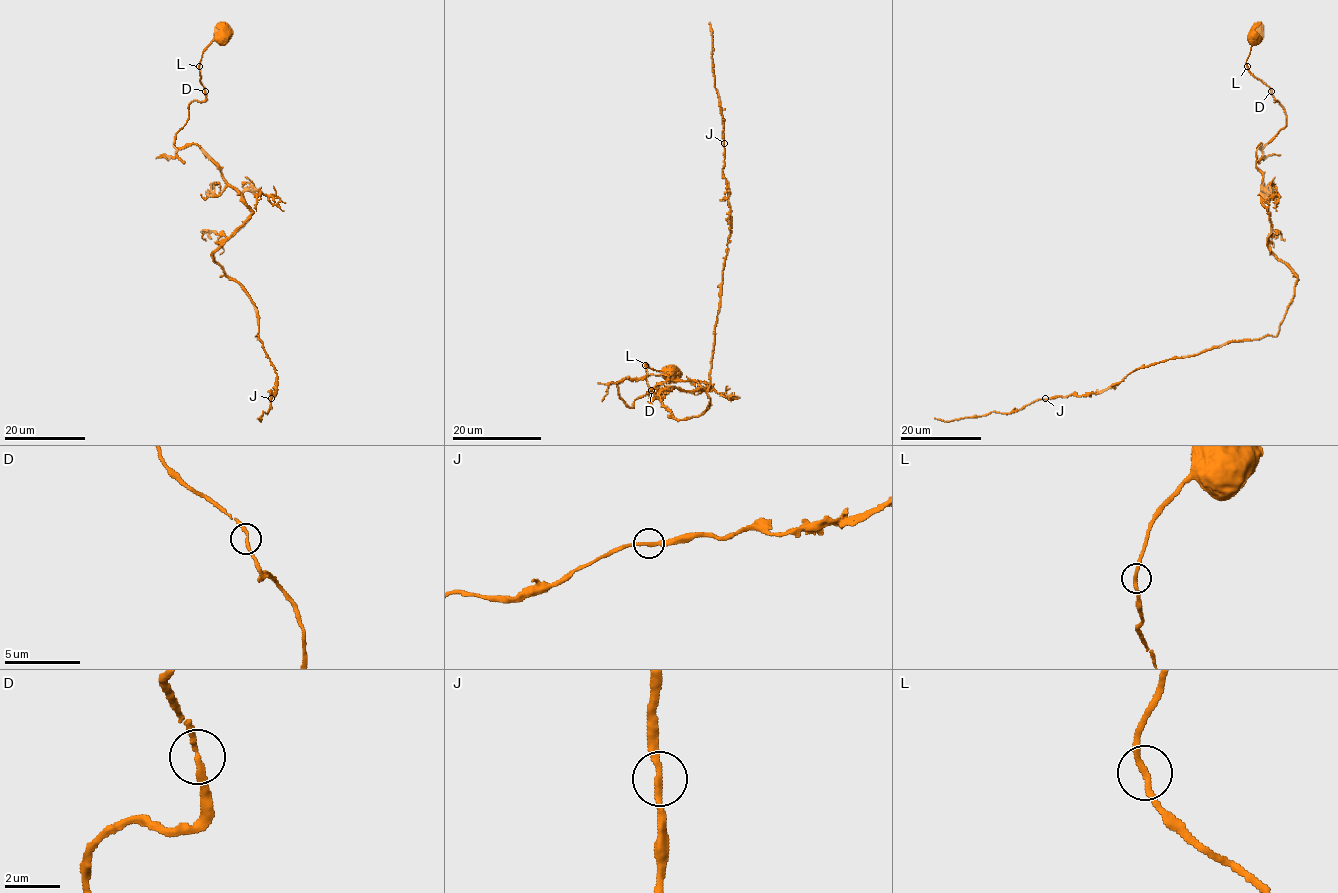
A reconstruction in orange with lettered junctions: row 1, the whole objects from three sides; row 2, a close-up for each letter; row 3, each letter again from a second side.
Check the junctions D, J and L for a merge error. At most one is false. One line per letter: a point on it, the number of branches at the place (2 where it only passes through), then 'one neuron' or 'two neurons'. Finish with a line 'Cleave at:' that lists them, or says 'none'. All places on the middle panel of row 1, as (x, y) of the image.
D: place (651, 390); branches 2; one neuron
J: place (724, 143); branches 2; one neuron
L: place (645, 365); branches 2; one neuron
Cleave at: none

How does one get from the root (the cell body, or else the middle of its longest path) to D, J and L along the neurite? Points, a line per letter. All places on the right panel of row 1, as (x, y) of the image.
D: (1258, 34), (1253, 40), (1246, 66), (1270, 91)
J: (1258, 34), (1246, 66), (1286, 115), (1256, 147), (1267, 248), (1297, 276), (1279, 333), (1045, 398)
L: (1258, 34), (1253, 40), (1247, 66)

